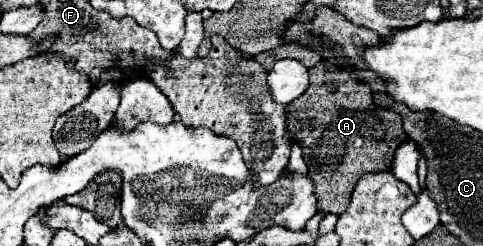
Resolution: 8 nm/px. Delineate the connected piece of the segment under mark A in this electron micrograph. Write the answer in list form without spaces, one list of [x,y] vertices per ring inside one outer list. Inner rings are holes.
[[[319,62],[317,66],[313,66],[309,70],[309,78],[311,84],[305,90],[305,94],[301,94],[297,100],[293,100],[289,104],[289,122],[287,122],[287,130],[291,134],[293,140],[301,142],[303,146],[303,154],[305,160],[309,162],[309,172],[311,178],[317,186],[317,198],[319,198],[319,210],[329,210],[331,214],[343,214],[351,202],[351,192],[357,184],[357,180],[367,174],[367,172],[387,172],[391,168],[395,150],[407,142],[407,134],[403,130],[401,124],[401,116],[393,110],[381,108],[375,104],[371,88],[359,80],[355,80],[349,72],[345,72],[343,68],[335,66],[333,62]],[[311,120],[321,120],[319,128],[315,128],[311,124]]]

